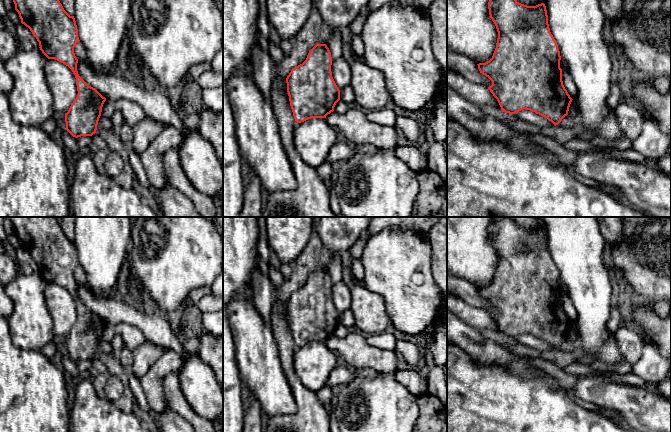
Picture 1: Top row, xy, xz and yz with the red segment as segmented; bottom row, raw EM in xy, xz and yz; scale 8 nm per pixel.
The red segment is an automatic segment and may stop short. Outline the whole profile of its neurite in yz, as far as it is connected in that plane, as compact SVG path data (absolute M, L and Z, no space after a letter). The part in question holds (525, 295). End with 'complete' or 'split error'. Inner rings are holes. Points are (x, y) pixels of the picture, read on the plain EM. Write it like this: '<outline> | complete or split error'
M492 217L488 233L498 256L496 272L489 285L477 288L480 297L492 305L488 313L497 323L503 336L515 338L526 333L547 342L555 350L558 349L568 339L573 323L563 309L560 275L550 256L545 228L527 230L519 227L509 217Z | complete

